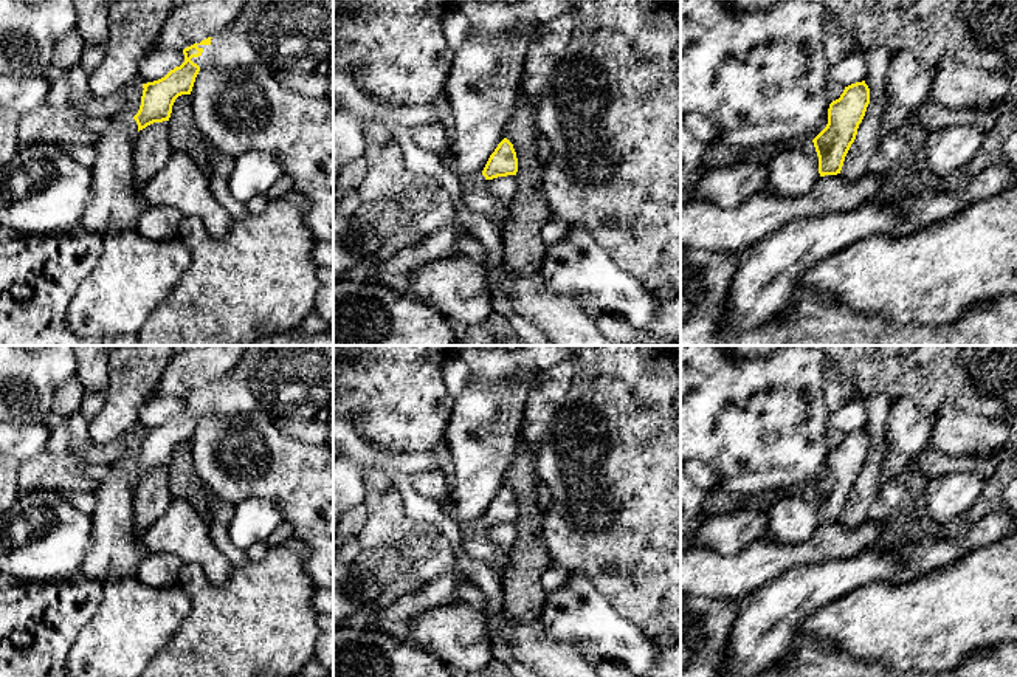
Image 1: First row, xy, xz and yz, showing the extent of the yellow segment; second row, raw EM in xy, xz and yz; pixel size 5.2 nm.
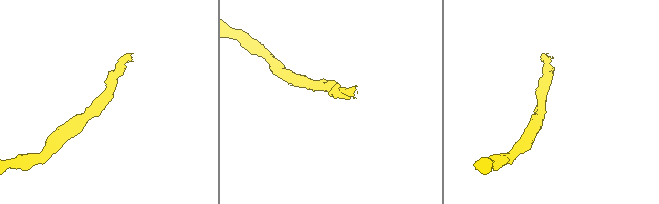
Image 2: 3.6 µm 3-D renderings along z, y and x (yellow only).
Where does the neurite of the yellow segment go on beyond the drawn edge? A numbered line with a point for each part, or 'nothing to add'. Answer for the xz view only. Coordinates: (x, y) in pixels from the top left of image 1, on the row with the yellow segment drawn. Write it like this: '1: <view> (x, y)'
nothing to add

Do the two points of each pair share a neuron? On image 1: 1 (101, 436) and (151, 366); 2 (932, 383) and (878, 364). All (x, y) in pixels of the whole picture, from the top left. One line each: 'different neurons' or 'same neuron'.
1: same neuron
2: same neuron

